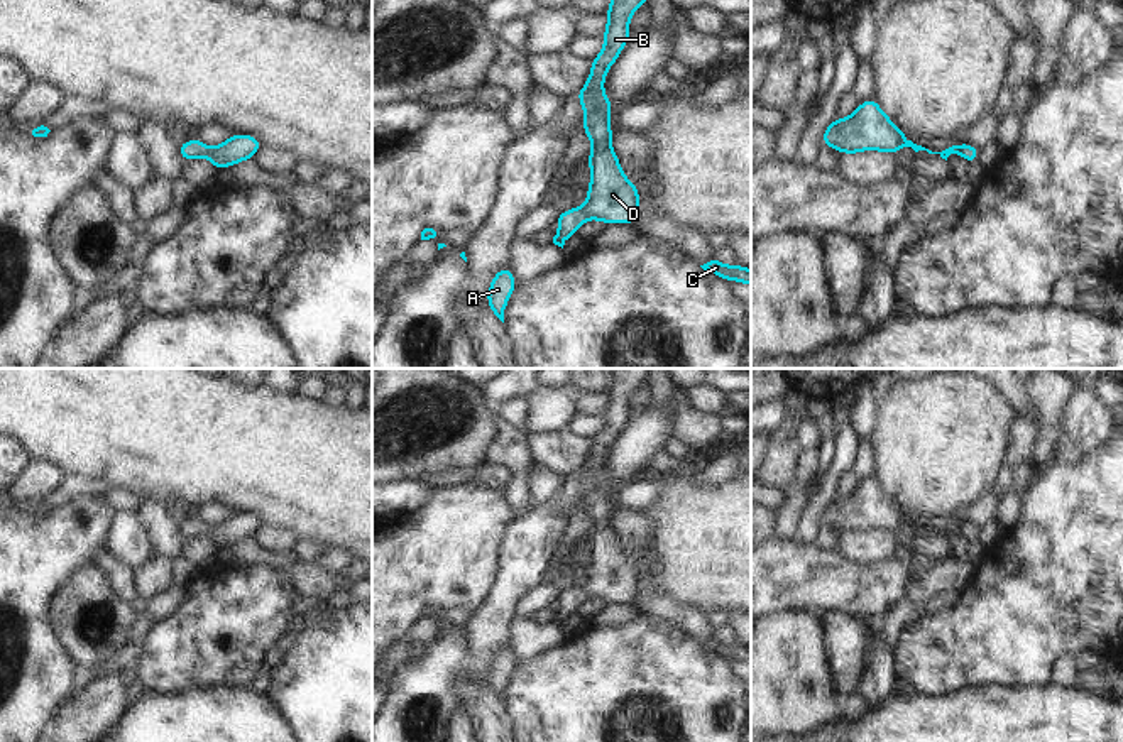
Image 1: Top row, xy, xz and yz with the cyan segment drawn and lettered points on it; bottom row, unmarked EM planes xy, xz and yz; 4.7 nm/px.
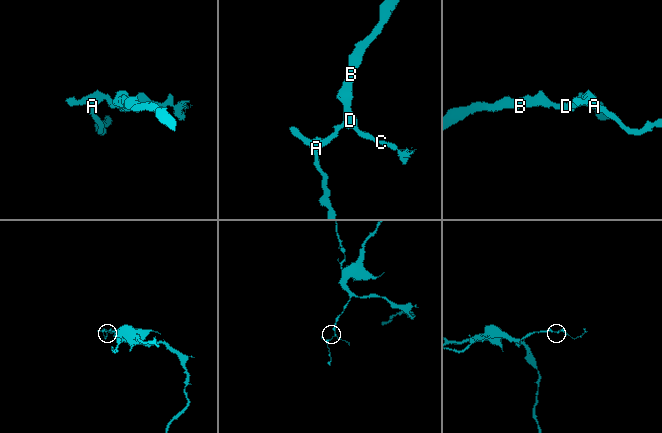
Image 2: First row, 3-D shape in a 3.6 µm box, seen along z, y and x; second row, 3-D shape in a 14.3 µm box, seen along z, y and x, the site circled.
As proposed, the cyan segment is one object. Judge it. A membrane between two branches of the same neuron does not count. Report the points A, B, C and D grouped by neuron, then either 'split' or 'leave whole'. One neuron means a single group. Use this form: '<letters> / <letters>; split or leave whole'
A B C D; leave whole

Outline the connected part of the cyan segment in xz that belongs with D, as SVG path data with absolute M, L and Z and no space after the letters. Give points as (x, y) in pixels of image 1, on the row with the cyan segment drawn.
M611 0L605 12L607 29L602 34L605 47L592 59L592 68L583 88L575 93L583 106L583 132L592 140L589 152L590 184L582 208L555 215L558 233L553 243L562 247L575 235L577 228L595 218L605 225L633 225L639 215L639 191L621 169L621 162L611 145L614 128L609 125L609 113L614 103L604 93L604 79L609 68L617 61L627 44L629 19L648 0Z

